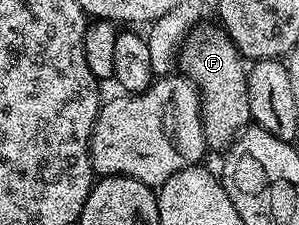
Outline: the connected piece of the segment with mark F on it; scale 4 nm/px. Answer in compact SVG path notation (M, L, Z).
M214 27L203 35L196 34L188 40L179 54L179 69L197 86L201 94L201 122L205 143L210 150L224 151L233 144L237 134L250 124L249 100L247 99L246 66L224 29Z

